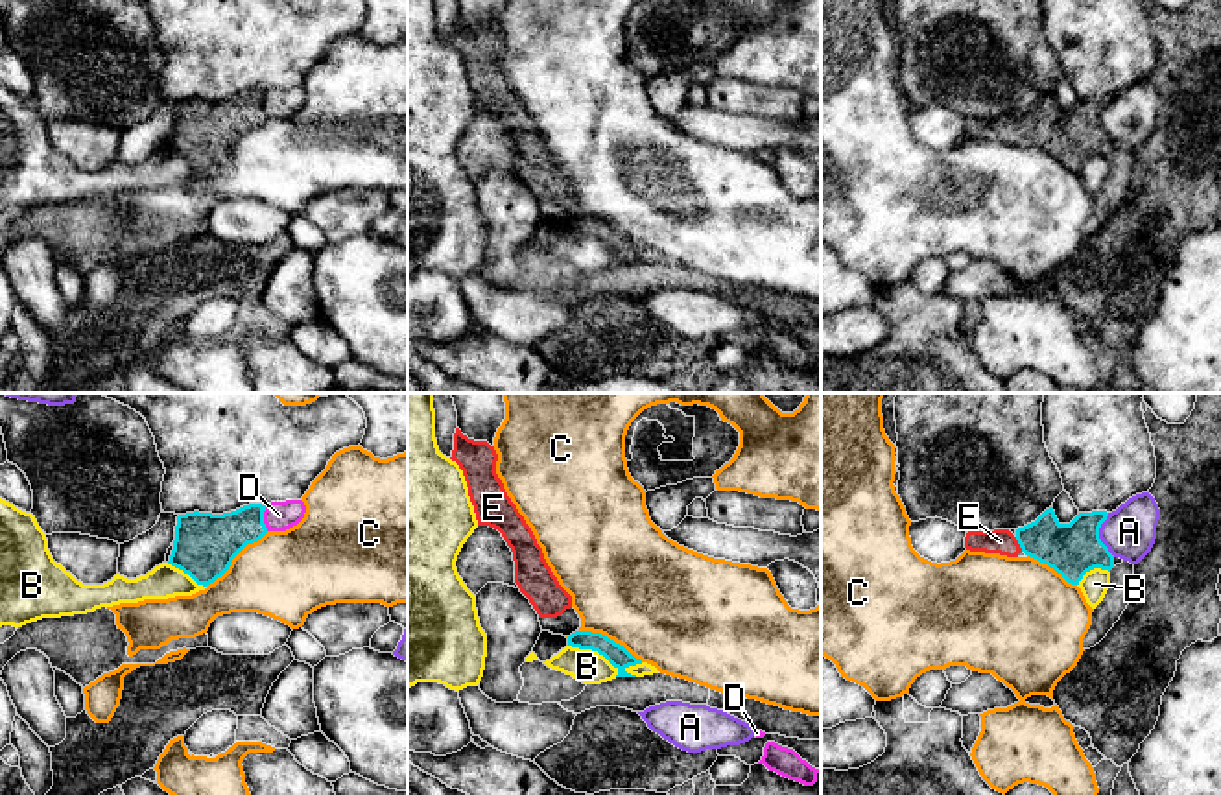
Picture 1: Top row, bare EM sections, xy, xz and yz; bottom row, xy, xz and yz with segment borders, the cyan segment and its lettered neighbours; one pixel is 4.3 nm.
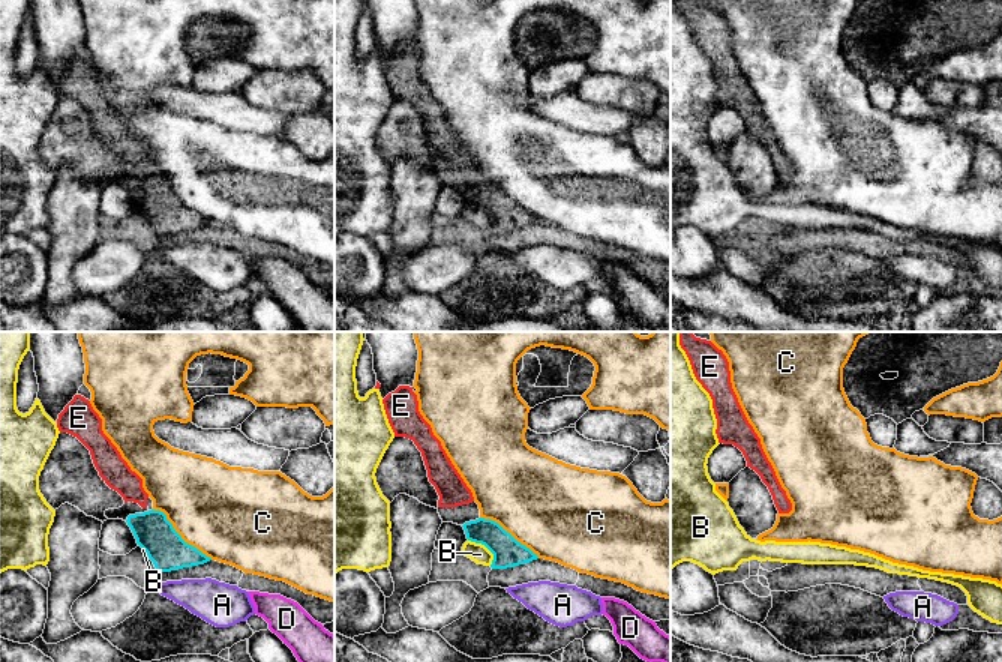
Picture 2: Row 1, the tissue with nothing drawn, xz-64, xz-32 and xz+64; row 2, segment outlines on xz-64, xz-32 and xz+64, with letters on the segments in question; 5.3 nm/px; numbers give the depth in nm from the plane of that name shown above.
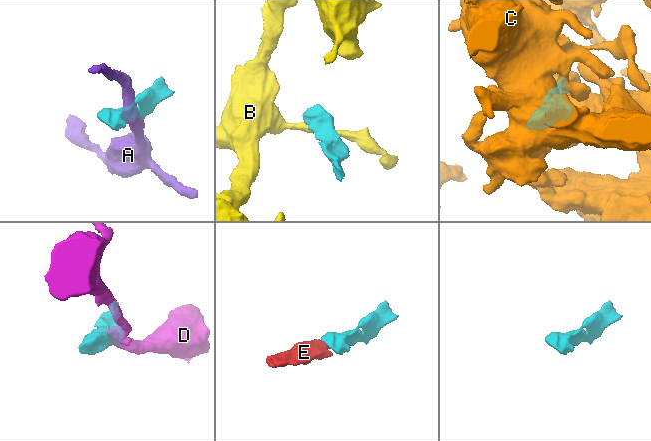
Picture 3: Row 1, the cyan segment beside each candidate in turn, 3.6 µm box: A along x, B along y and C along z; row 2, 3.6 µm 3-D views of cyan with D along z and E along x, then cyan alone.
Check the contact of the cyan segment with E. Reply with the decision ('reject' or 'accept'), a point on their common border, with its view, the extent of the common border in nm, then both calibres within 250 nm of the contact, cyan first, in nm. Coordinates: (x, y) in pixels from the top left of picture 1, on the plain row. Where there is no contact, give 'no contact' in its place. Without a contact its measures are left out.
accept; contact yz (1019, 130); length 70 nm; calibres 240 and 110 nm

